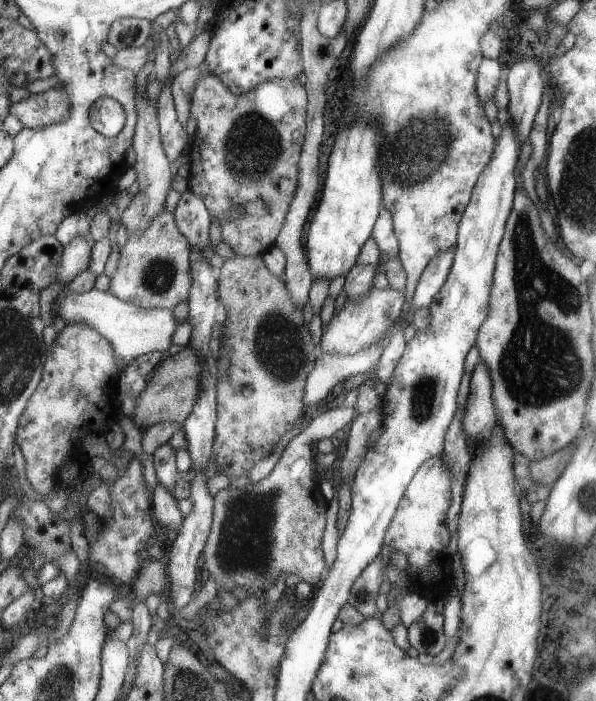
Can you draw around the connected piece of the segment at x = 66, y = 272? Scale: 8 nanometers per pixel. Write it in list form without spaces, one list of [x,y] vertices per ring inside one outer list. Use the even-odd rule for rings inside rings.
[[[78,236],[70,244],[65,246],[64,260],[62,260],[61,283],[70,283],[74,278],[78,278],[84,270],[90,268],[92,264],[92,250],[96,246],[96,237]]]

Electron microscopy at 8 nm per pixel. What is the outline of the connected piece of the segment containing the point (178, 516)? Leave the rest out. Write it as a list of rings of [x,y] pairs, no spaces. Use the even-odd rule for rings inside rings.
[[[160,482],[154,488],[154,516],[158,520],[158,524],[162,526],[160,531],[165,533],[166,538],[175,538],[184,518],[178,509],[178,502],[174,498],[174,493],[168,492],[168,488],[164,488]]]

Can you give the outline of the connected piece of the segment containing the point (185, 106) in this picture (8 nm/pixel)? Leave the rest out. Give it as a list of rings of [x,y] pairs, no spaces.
[[[199,66],[186,68],[180,72],[172,81],[172,97],[174,98],[174,109],[178,121],[186,128],[188,117],[191,115],[190,108],[194,101],[195,88],[200,82],[202,71]]]

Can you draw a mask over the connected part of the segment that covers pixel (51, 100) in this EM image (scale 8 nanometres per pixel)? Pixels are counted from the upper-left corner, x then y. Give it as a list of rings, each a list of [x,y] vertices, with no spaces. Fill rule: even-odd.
[[[62,88],[49,89],[10,106],[10,114],[15,116],[24,128],[46,128],[52,124],[62,124],[72,118],[70,96]]]

